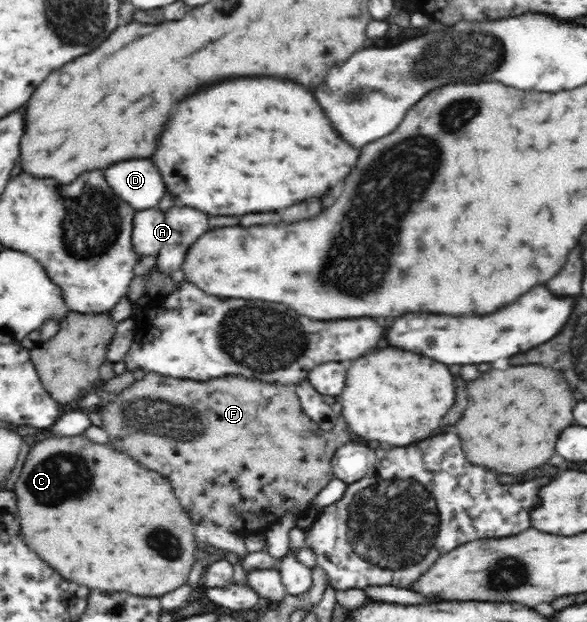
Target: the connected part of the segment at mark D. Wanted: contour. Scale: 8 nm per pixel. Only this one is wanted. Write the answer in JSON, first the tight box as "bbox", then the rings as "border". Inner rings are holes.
{"bbox":[104,160,164,210],"border":[[[124,160],[104,170],[110,188],[134,210],[158,207],[164,196],[160,172],[152,160]]]}

